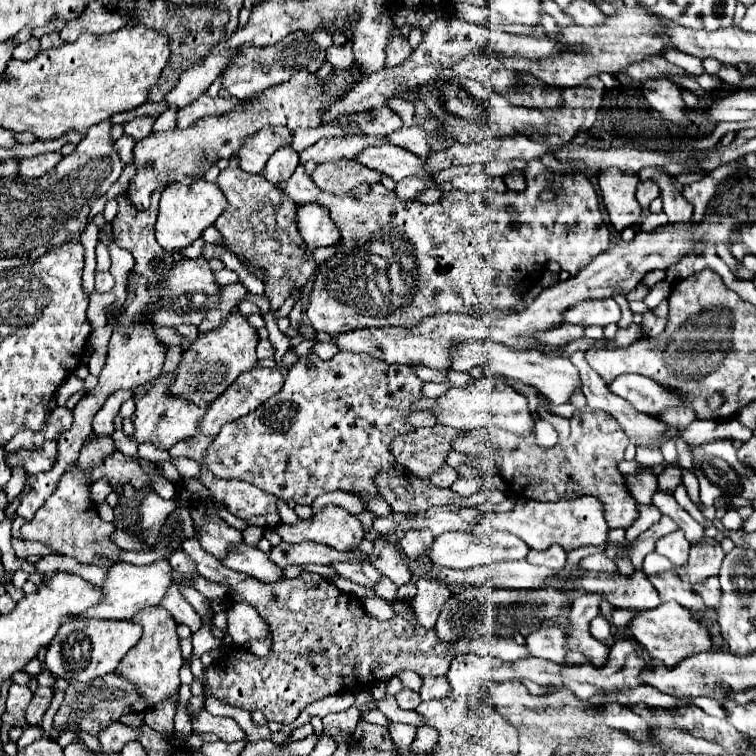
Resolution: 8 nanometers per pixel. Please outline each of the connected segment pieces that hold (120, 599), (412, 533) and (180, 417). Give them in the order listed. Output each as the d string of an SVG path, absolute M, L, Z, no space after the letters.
M167 560L153 562L149 566L133 566L117 562L107 570L107 576L101 584L103 602L91 610L85 610L77 618L97 618L97 620L131 620L139 610L147 606L157 606L171 584L171 566Z
M409 530L399 540L401 550L411 560L417 560L419 556L423 556L429 550L431 542L433 542L433 534L429 530Z
M173 374L159 376L155 380L155 384L151 386L151 392L147 396L135 400L137 412L133 414L135 430L133 430L131 436L137 444L151 442L161 450L169 450L171 446L175 446L175 442L179 442L183 438L189 438L197 432L199 422L201 422L203 414L207 412L207 408L199 408L199 406L195 406L195 404L191 404L189 400L183 400L183 398L167 396L167 388L169 388L171 382L173 382Z

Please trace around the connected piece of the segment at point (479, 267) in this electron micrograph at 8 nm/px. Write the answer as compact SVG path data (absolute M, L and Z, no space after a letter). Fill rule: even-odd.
M539 160L529 164L527 190L521 194L507 194L511 202L507 202L505 206L511 204L519 211L515 228L510 225L511 219L508 215L494 219L490 213L484 212L484 206L487 205L484 204L485 196L481 192L467 194L461 190L451 190L443 194L435 204L421 204L417 200L397 200L395 192L389 192L383 184L361 184L343 196L333 196L319 190L315 182L311 182L311 178L305 174L303 164L295 168L287 182L283 182L281 190L299 204L323 204L325 208L329 208L333 222L341 230L337 254L325 262L325 268L321 272L315 274L307 308L311 326L327 334L373 326L411 328L419 324L425 316L443 312L461 312L479 318L497 310L497 302L493 300L495 288L499 296L499 308L513 310L523 300L523 294L527 294L531 286L543 276L543 266L547 266L547 262L555 260L561 264L561 268L565 268L565 272L575 276L583 266L587 266L587 262L591 262L591 258L607 252L611 236L607 218L599 208L599 198L591 182L583 174L577 174L565 178L561 184L559 180L551 178L547 168ZM549 182L557 182L561 186L559 196L551 202L543 202L539 194L547 188Z

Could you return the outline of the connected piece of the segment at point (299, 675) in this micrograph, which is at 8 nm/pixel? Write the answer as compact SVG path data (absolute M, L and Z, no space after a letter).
M197 538L183 540L181 550L195 562L199 576L213 580L213 582L229 584L235 590L235 594L233 594L235 600L251 602L251 606L265 620L269 620L269 624L273 628L273 646L271 646L271 654L267 658L259 658L241 646L229 648L223 654L223 658L219 658L215 664L205 668L205 682L207 682L207 692L213 698L217 698L225 704L249 710L249 712L261 710L263 716L271 722L279 722L279 724L293 722L307 704L311 704L323 696L339 694L339 692L347 692L347 690L355 690L355 692L371 690L377 682L389 680L391 676L395 676L401 670L411 670L411 672L417 672L419 676L429 676L429 674L443 676L449 670L451 660L457 654L497 656L507 662L527 656L527 652L515 640L501 638L501 636L491 636L491 638L477 636L471 640L459 640L453 644L445 644L437 638L435 630L425 630L423 626L419 626L415 622L415 616L405 618L401 614L395 614L391 620L377 622L377 618L369 616L363 610L361 602L355 596L343 594L329 580L321 578L319 574L303 572L301 576L297 576L293 580L277 580L271 584L269 582L255 582L255 578L225 568L213 554L207 554L205 550L201 550L201 544Z

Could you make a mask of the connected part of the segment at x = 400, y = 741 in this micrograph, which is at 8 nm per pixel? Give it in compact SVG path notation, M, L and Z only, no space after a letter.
M389 724L389 734L393 738L393 742L399 746L399 750L403 754L409 752L411 748L411 742L415 740L415 734L417 734L417 726L411 726L411 724Z

